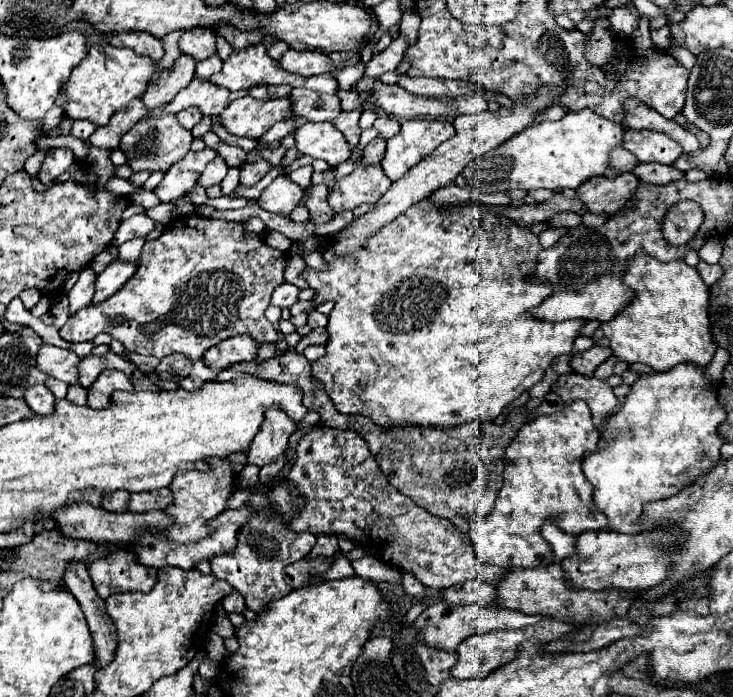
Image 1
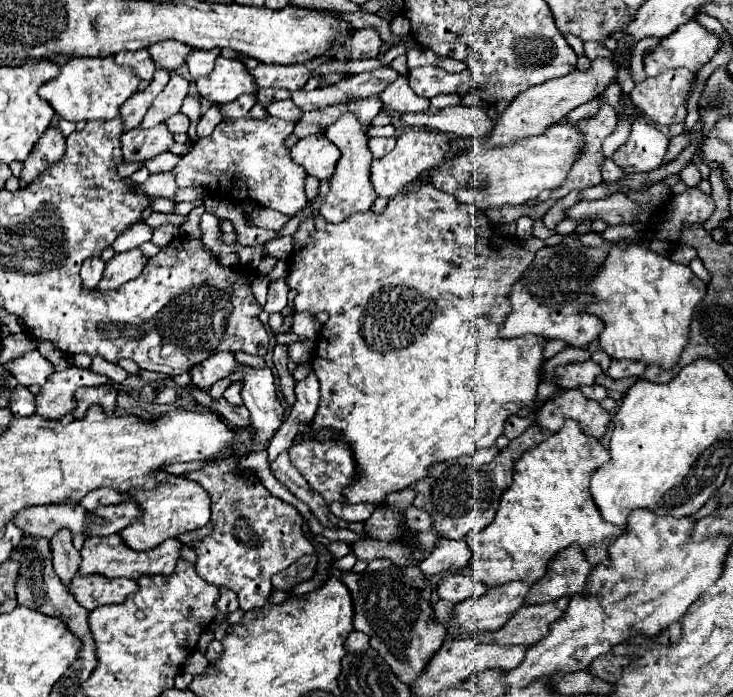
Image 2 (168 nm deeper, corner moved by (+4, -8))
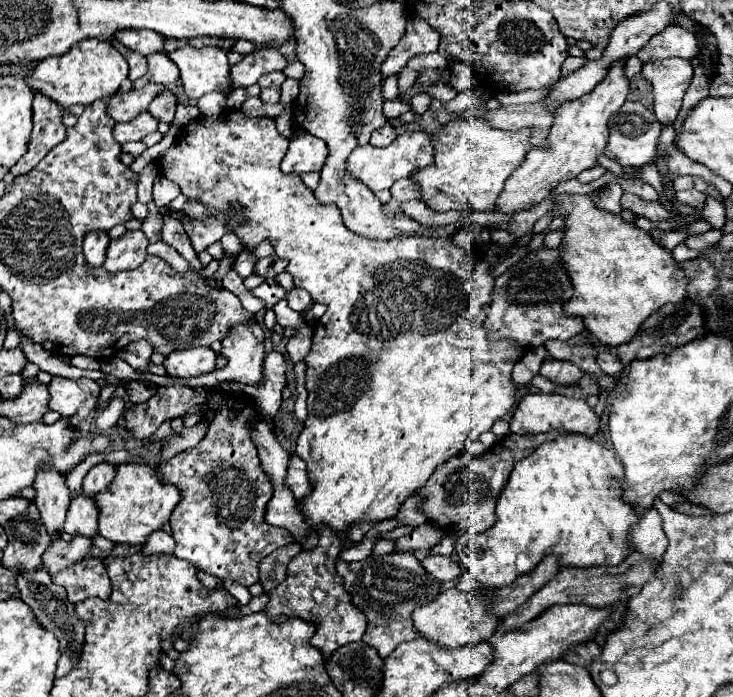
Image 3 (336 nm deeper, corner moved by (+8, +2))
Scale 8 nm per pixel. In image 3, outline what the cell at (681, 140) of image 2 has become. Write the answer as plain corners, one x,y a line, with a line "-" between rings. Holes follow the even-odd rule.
612,182
612,184
604,186
602,190
594,192
592,198
594,198
594,202
596,202
598,208
608,210
608,212
614,212
614,214
620,214
622,212
622,206
620,206
620,196
622,194
624,194
622,188
616,182

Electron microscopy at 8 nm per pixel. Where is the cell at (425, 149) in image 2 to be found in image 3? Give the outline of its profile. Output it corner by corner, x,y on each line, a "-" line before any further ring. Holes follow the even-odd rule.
406,132
406,134
398,136
386,148
374,148
372,144
366,144
366,146
352,150
352,154
348,156
348,162
346,162
346,170
348,170
348,174
352,174
352,178
364,182
372,192
380,192
380,190
390,188
400,178
410,178
416,170
422,170
428,164
432,164
430,134

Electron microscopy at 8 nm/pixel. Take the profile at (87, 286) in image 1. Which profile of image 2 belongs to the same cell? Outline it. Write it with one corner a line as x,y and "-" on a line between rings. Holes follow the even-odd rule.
88,258
82,264
80,276
82,276
82,286
88,290
94,290
96,284
102,280
102,272
104,272
104,262
100,258

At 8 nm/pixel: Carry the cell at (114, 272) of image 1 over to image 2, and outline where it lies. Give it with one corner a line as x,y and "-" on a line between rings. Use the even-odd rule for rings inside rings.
138,248
122,252
122,254
114,254
114,258
110,258
106,262
104,276
98,282
96,290
98,292
106,292
106,290
120,288
122,284
138,278
142,274
144,264
146,264
146,258
144,258
144,254

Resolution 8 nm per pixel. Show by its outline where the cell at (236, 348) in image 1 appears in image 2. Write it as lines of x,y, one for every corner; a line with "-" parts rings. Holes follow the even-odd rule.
220,352
216,356
210,356
208,360
196,364
190,370
192,384
198,388
210,388
214,382
226,378
238,368
238,362
232,352

